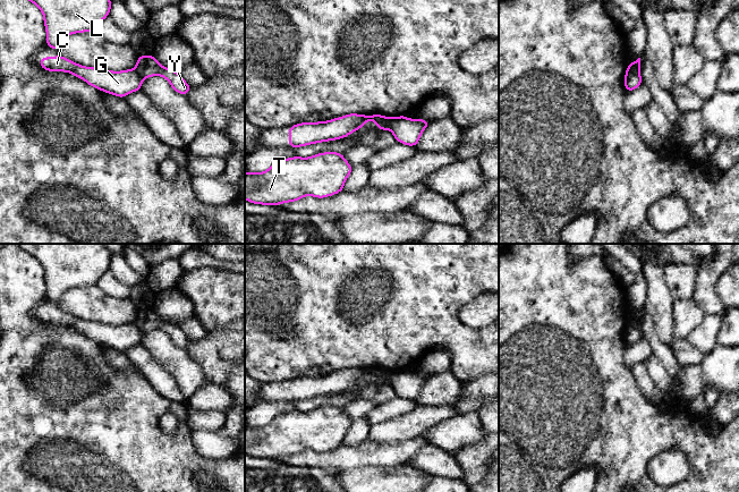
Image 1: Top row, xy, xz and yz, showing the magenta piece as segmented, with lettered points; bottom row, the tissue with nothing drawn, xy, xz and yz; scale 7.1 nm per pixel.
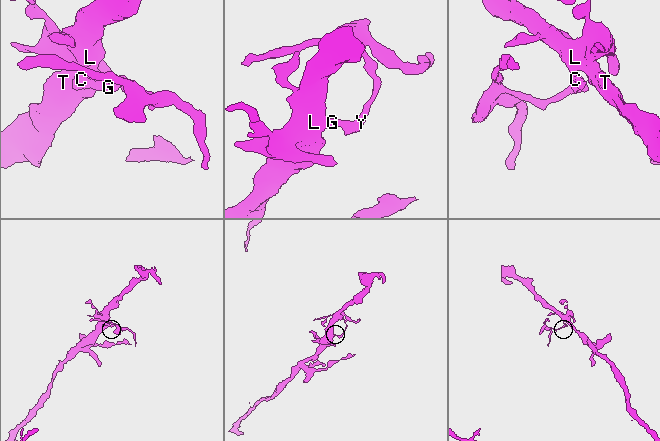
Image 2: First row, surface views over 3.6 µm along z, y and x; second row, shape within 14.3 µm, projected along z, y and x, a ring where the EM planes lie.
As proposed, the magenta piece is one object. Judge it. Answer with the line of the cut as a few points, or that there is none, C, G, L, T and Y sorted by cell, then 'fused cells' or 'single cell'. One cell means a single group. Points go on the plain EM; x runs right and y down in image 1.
yz (627, 323), (638, 327) | C G L T / Y | fused cells

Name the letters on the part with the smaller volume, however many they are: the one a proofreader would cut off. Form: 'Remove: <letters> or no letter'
Remove: Y

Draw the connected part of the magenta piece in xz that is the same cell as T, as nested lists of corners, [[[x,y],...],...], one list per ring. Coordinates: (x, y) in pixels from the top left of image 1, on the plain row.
[[[337,406],[283,413],[261,427],[245,426],[245,453],[275,460],[308,449],[324,452],[343,444],[351,424]]]

